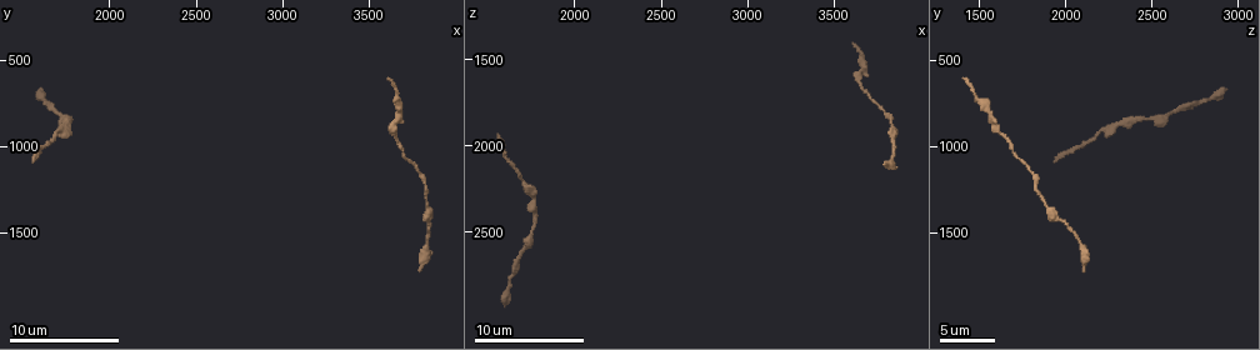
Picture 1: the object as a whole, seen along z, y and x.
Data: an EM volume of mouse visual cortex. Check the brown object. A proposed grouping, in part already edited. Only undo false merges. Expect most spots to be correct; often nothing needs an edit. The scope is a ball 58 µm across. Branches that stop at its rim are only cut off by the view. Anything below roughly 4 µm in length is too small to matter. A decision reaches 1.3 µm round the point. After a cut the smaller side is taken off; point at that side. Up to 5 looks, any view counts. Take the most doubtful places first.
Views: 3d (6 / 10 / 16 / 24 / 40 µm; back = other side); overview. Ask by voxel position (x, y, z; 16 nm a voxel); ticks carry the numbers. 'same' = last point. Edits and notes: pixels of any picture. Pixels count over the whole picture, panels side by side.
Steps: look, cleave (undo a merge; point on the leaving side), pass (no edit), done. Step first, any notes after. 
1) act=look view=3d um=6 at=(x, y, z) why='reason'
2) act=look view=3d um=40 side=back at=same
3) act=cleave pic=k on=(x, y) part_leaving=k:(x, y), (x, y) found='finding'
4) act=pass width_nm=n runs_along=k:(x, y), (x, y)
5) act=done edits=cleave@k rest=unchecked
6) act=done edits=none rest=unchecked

act=look view=3d um=6 at=(3640, 900, 1600)

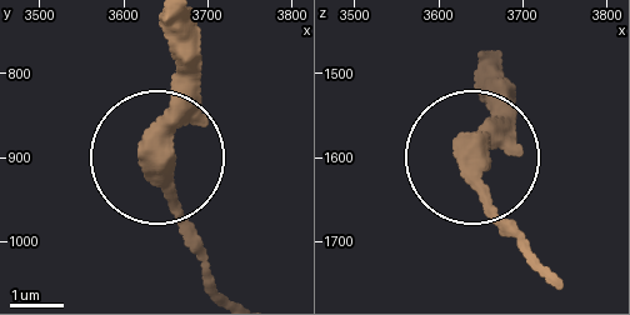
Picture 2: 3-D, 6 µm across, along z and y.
act=pass runs_along=2:(140, 160), (158, 165), (216, 290) found='all the same neuron'

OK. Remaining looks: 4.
act=look view=3d um=10 at=(3820, 1560, 2100) why='thick turns thin'

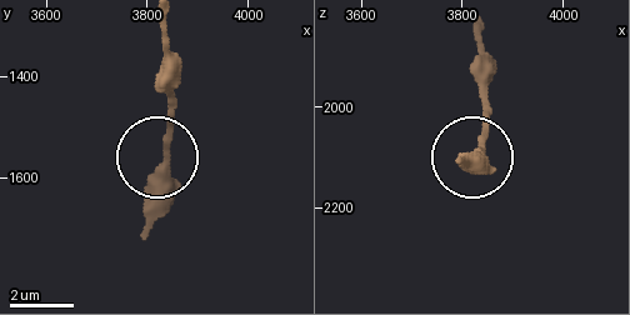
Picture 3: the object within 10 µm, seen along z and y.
act=look view=3d um=10 side=back at=(3835, 1565, 2090) why='other side'

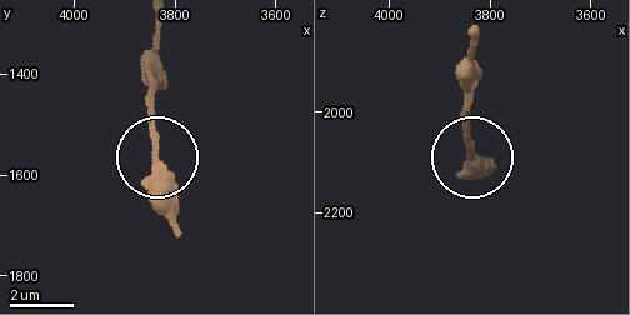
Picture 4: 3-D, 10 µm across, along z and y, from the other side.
act=pass found='continuous, no second neuron'

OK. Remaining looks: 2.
act=look view=3d um=16 at=(3840, 1320, 1860) why='sudden change in width'

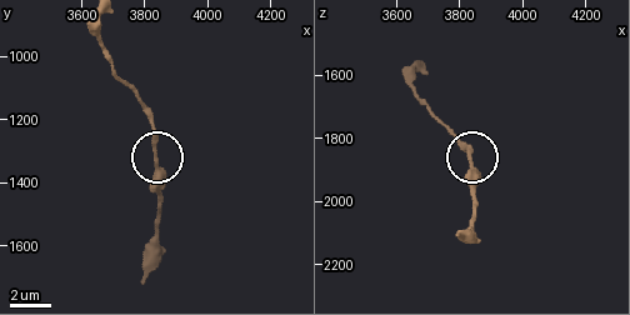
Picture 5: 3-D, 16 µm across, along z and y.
act=pass width_nm=190 runs_along=5:(403, 74), (466, 148), (471, 160), (471, 196) found='one neuron here'

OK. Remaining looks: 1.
act=done edits=none rest=unchecked

